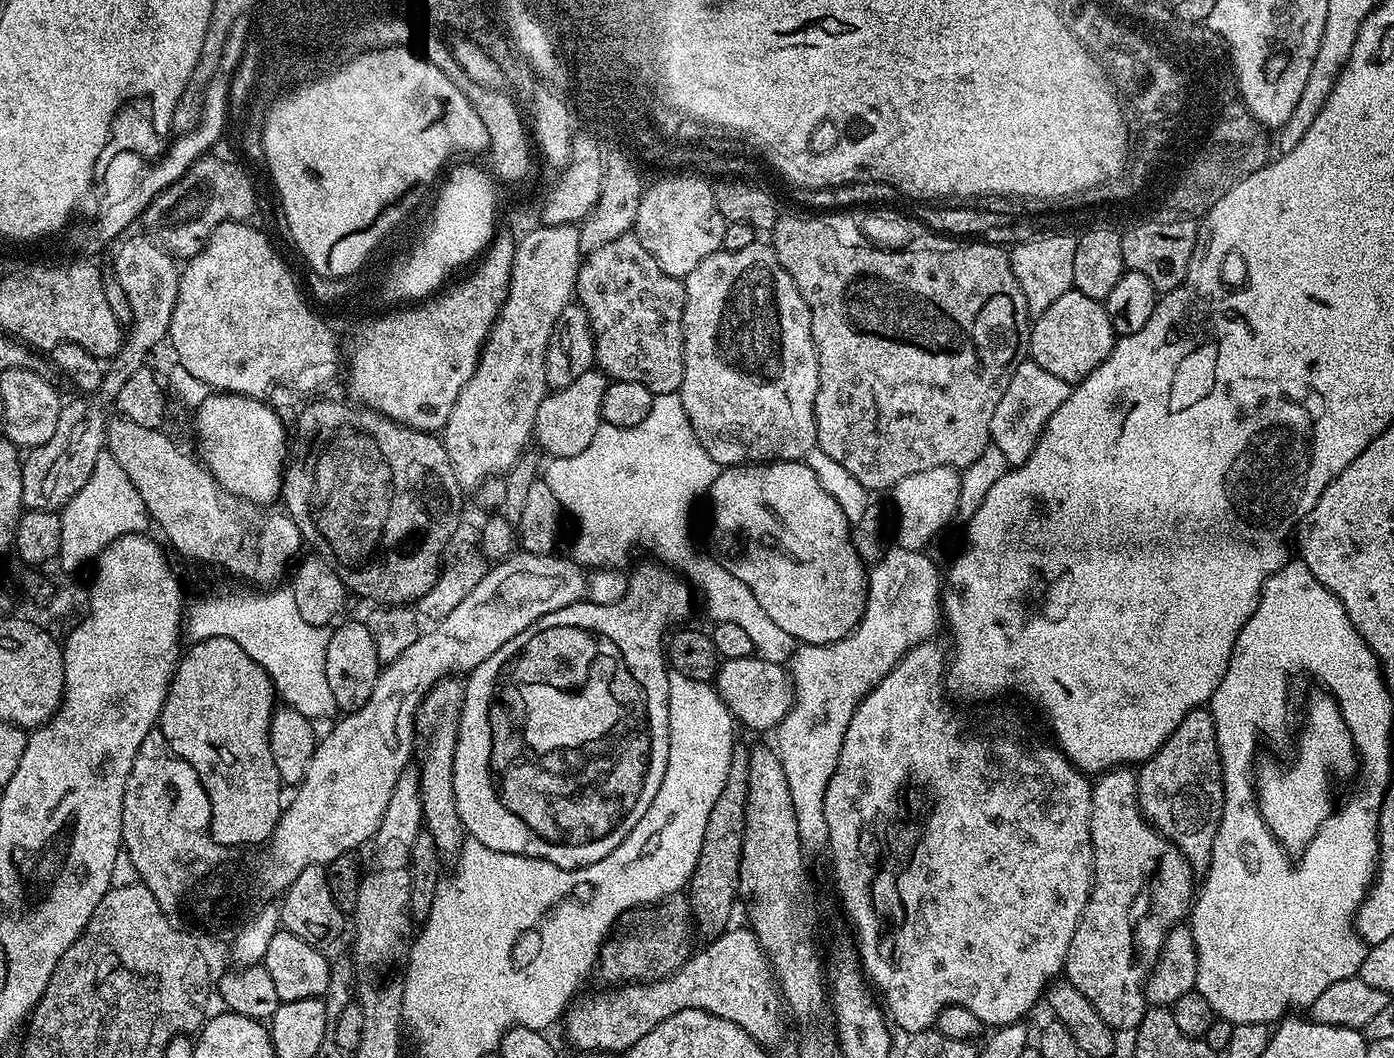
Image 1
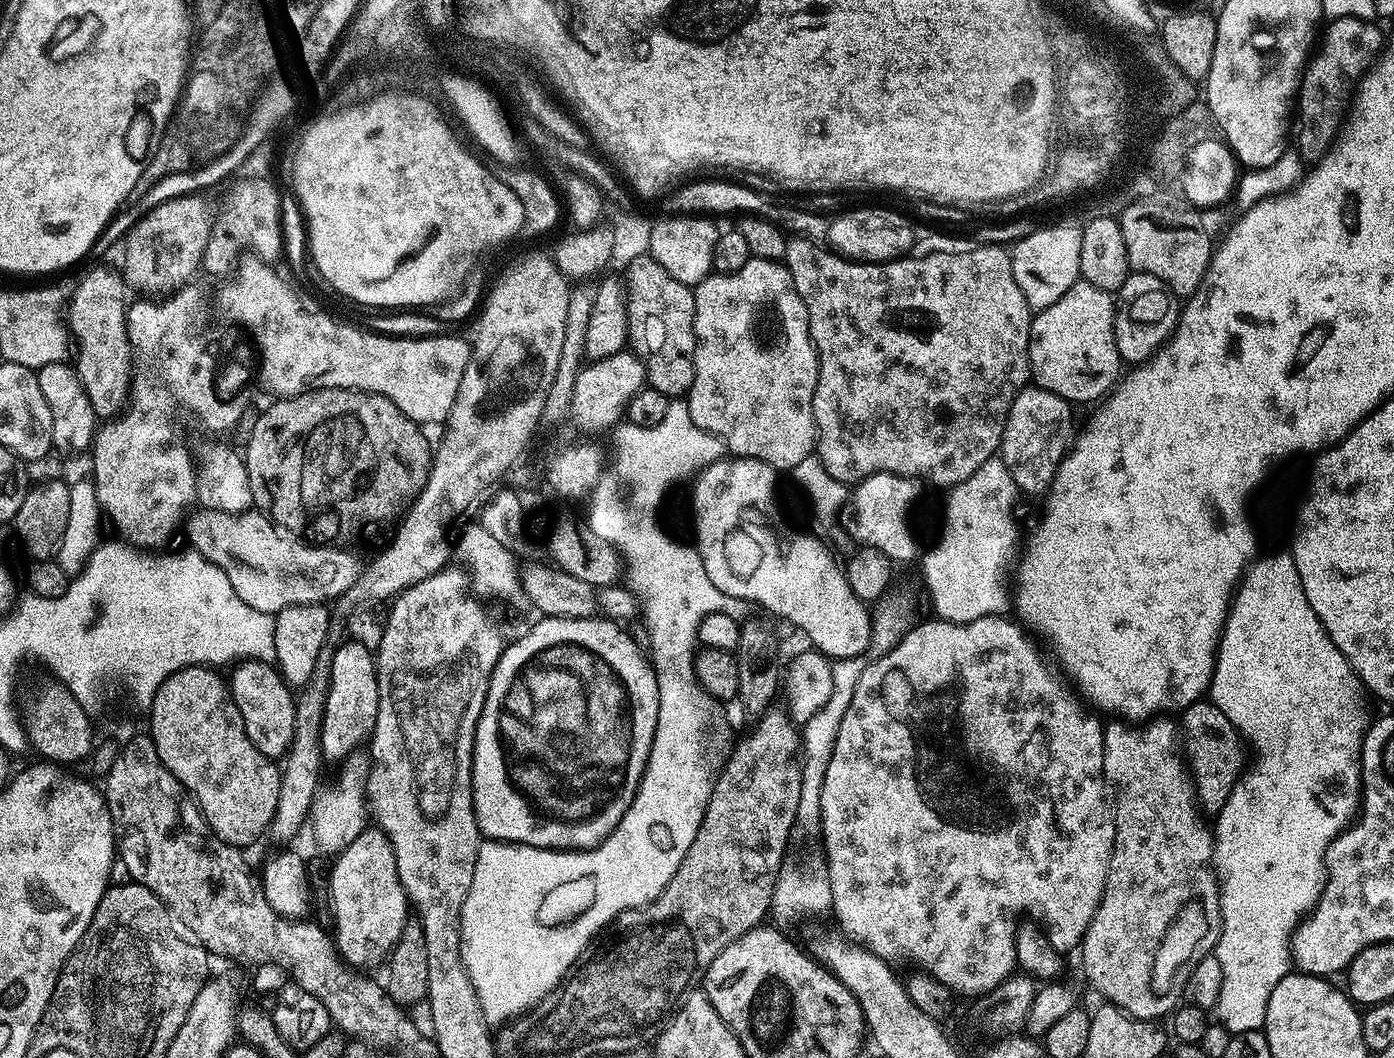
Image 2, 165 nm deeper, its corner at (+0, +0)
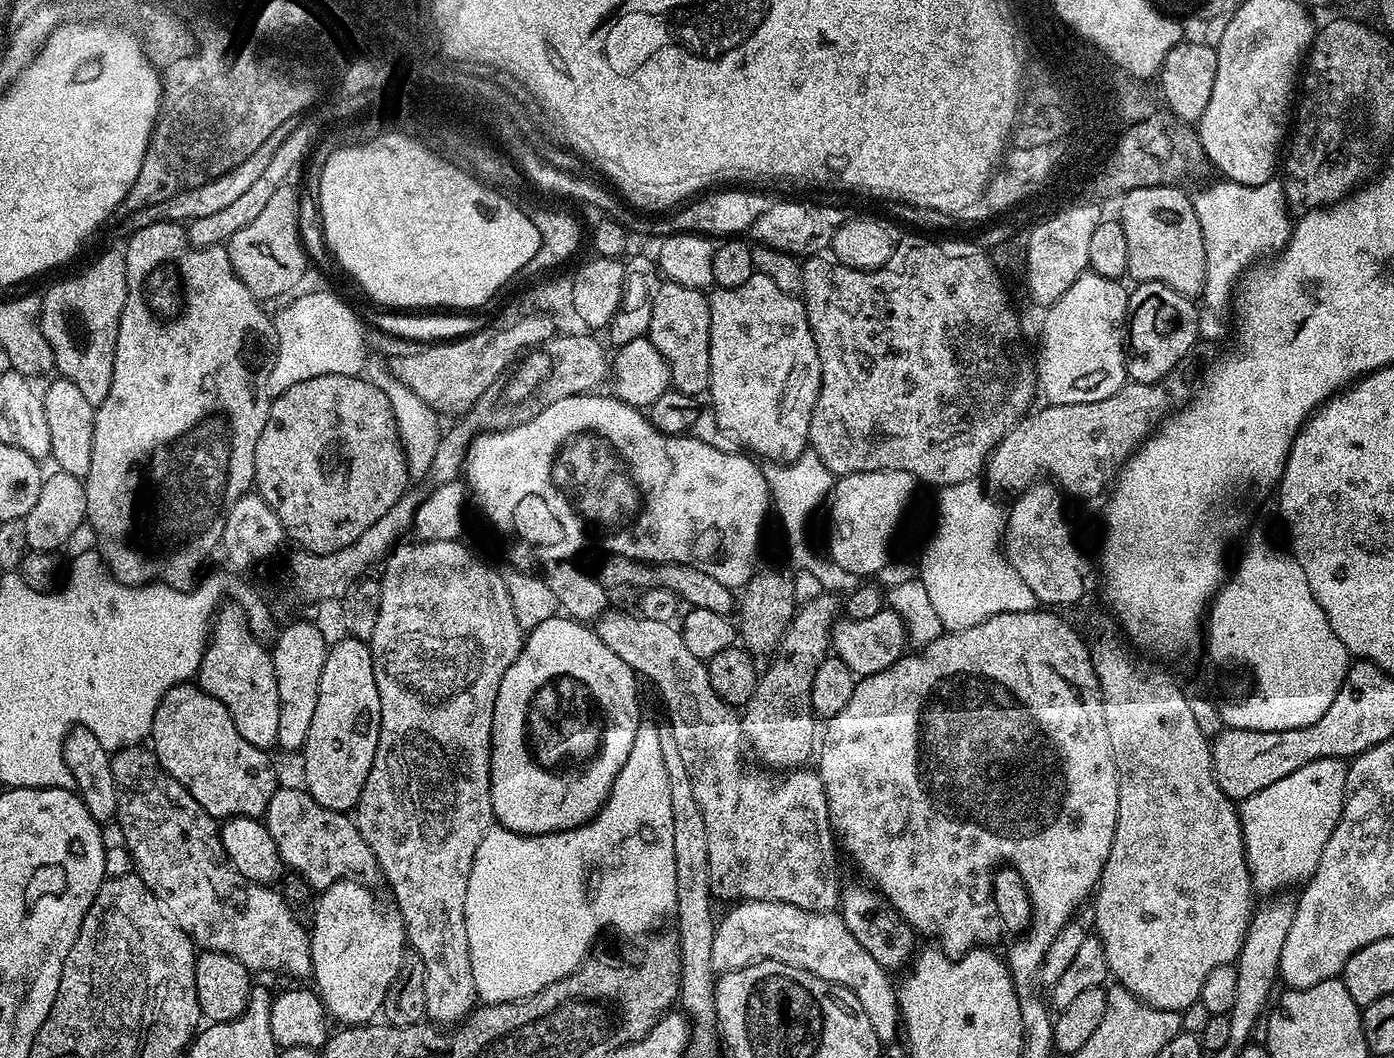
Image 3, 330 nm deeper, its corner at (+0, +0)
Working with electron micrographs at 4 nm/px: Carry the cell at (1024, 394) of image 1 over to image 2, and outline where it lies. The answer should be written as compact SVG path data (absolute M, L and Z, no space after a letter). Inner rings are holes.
M1035 386L1024 388L1014 398L998 455L1006 470L1010 470L1010 478L1014 478L1021 493L1029 492L1037 497L1047 493L1060 461L1074 440L1072 408L1073 405L1058 394L1050 394L1050 390Z

